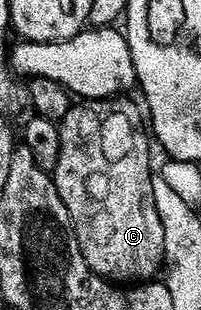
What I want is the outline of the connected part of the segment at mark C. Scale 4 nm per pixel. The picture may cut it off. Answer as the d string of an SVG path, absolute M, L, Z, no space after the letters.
M127 99L72 104L67 116L58 126L61 135L61 159L57 159L53 180L69 211L71 224L75 226L85 263L89 263L97 276L115 283L147 283L158 278L155 277L158 273L160 276L161 266L165 261L165 231L154 203L151 182L152 142L145 128L145 117L141 109L139 114L139 109L133 102L123 100Z

